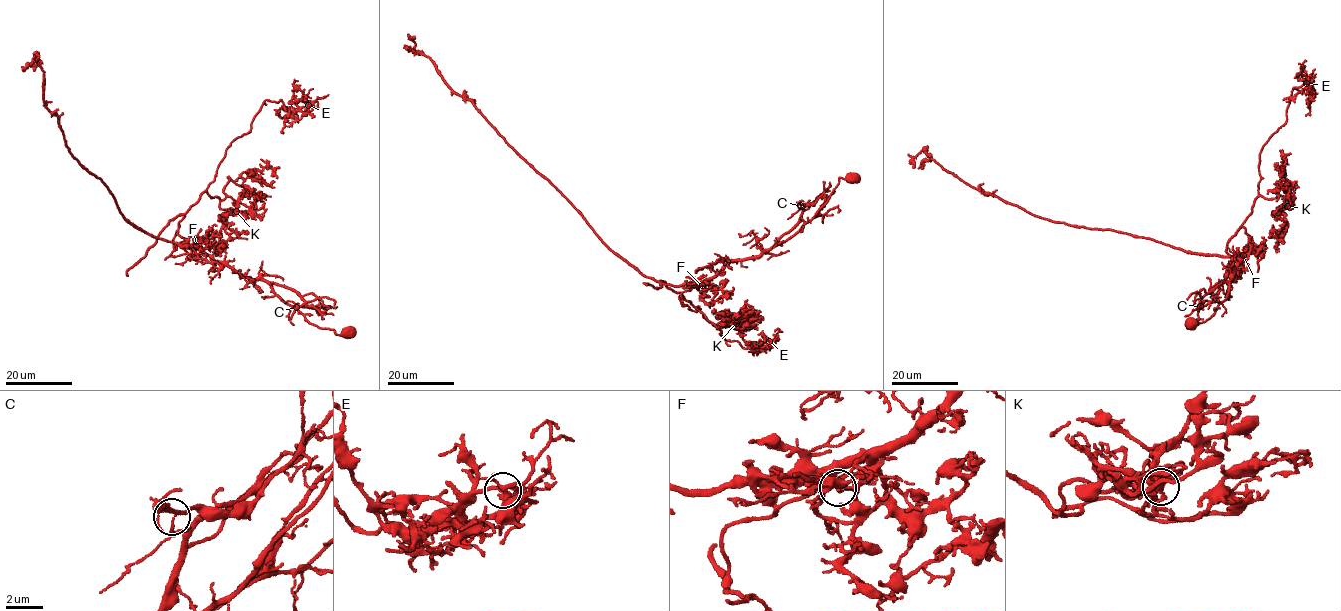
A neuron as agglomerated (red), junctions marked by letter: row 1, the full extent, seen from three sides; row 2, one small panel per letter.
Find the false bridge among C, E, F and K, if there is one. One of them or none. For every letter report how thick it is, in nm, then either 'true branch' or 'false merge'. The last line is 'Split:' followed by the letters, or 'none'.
C: calibre 160 nm; true branch
E: calibre 320 nm; true branch
F: calibre 200 nm; false merge
K: calibre 480 nm; true branch
Split: F

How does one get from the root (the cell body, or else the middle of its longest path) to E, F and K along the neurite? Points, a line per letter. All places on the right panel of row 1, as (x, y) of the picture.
E: (1189, 325), (1229, 290), (1251, 241), (1242, 225), (1261, 148), (1306, 83)
F: (1189, 325), (1188, 328), (1214, 313), (1234, 279), (1229, 272), (1243, 255)
K: (1189, 325), (1205, 322), (1226, 297), (1251, 241), (1242, 225), (1255, 199), (1282, 196), (1287, 206)

